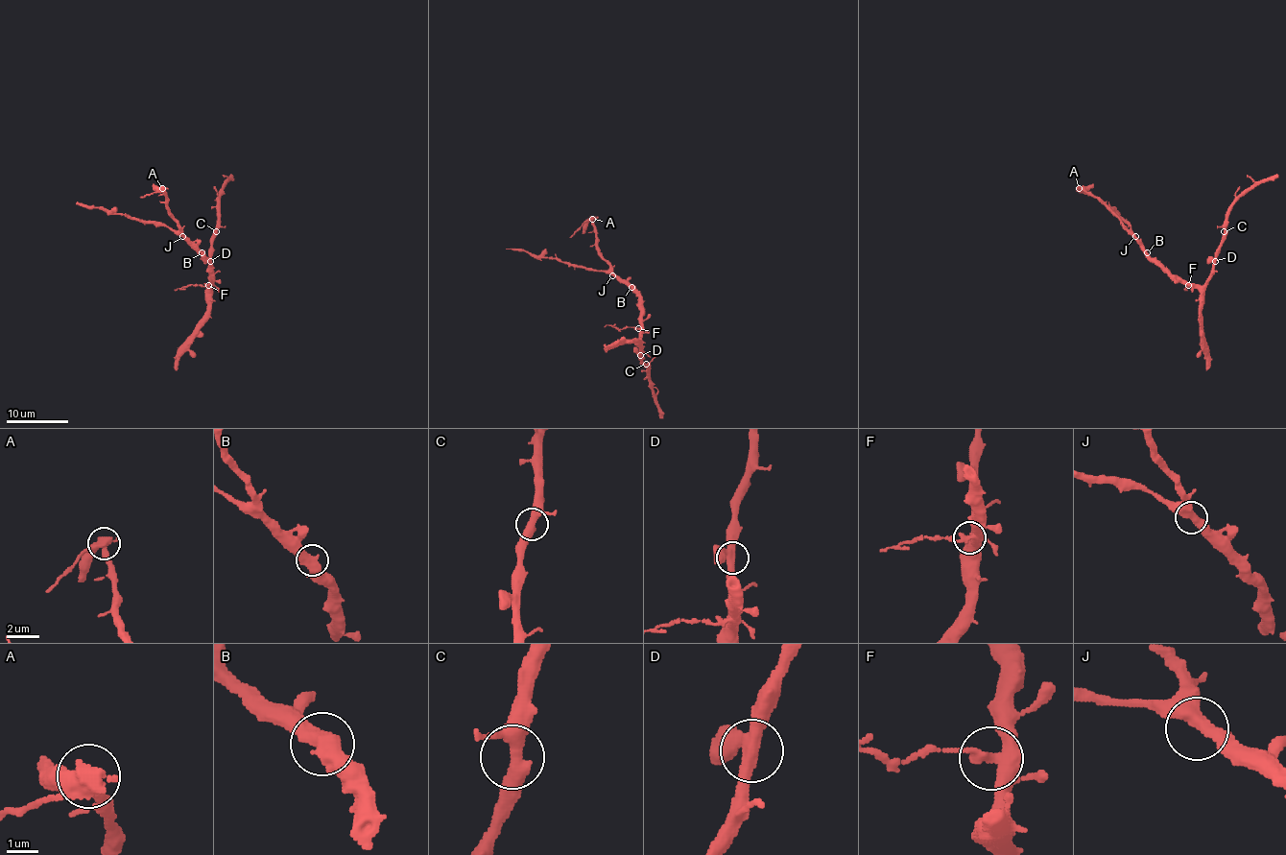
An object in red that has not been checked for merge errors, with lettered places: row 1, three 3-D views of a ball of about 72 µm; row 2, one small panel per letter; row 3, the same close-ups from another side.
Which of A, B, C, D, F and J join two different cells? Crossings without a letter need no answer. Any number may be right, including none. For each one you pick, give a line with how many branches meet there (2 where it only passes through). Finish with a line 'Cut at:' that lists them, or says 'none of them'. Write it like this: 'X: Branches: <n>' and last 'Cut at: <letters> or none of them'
A: Branches: 2
F: Branches: 4
Cut at: A, F

